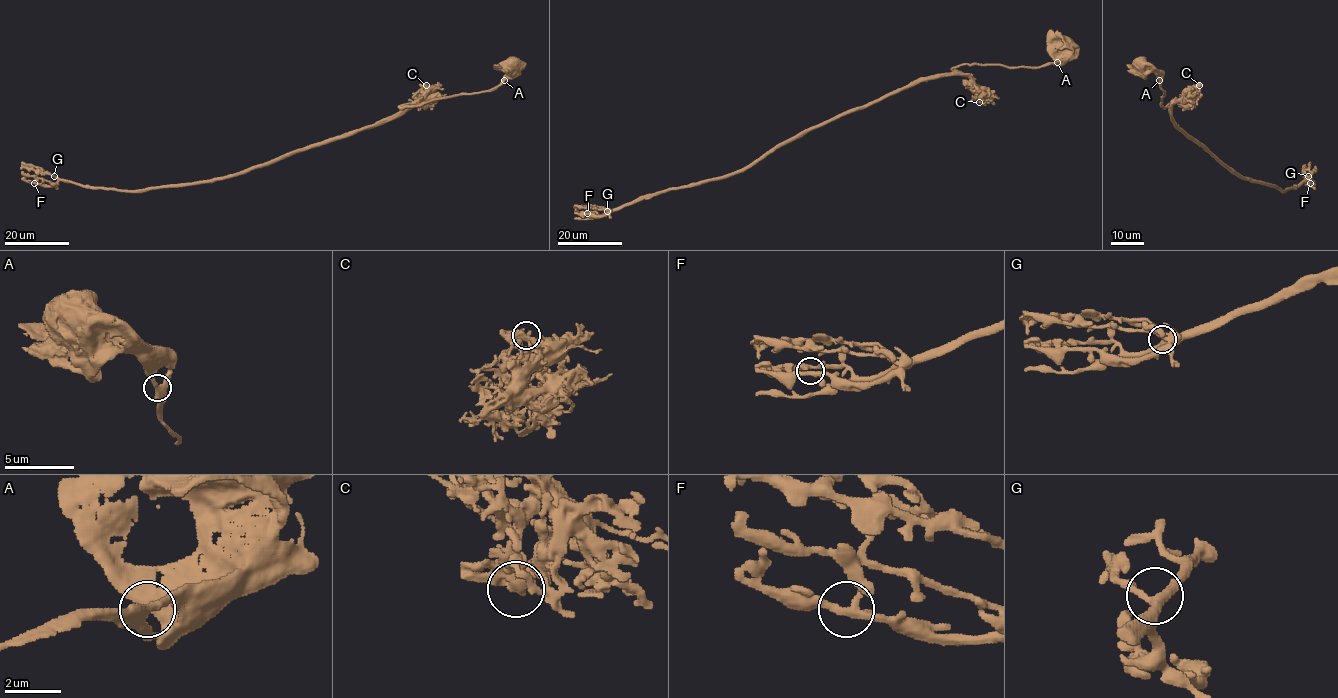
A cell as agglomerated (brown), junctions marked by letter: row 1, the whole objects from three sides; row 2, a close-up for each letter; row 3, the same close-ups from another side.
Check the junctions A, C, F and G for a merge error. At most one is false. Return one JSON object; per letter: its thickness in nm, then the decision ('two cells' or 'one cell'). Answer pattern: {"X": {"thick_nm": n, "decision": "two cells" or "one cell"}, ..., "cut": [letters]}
{"A": {"thick_nm": 300, "decision": "one cell"}, "C": {"thick_nm": 200, "decision": "one cell"}, "F": {"thick_nm": 280, "decision": "one cell"}, "G": {"thick_nm": 320, "decision": "one cell"}, "cut": []}

